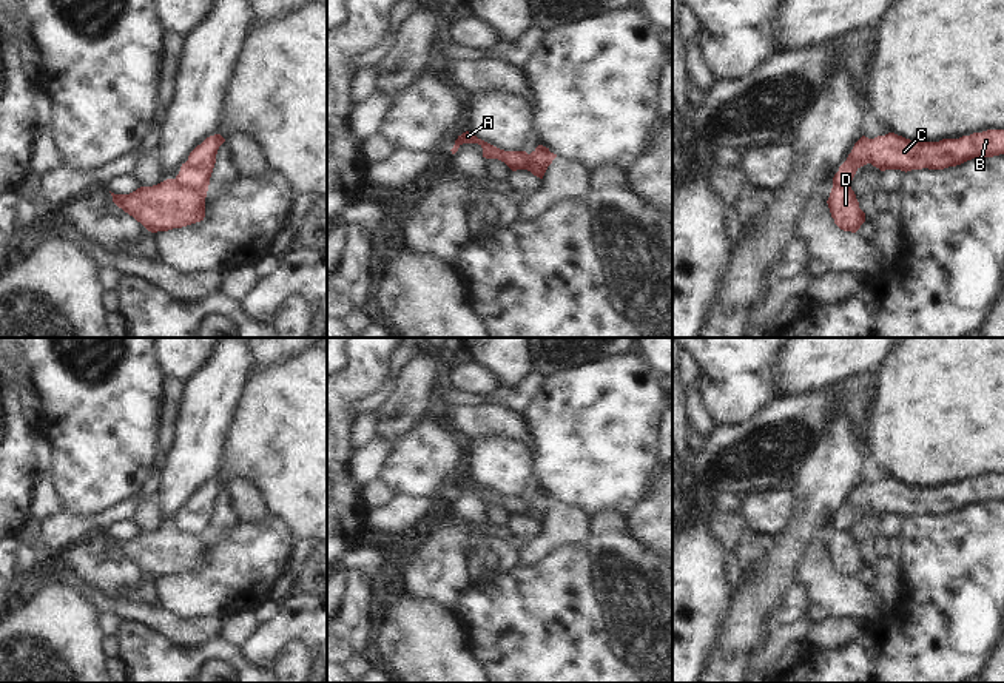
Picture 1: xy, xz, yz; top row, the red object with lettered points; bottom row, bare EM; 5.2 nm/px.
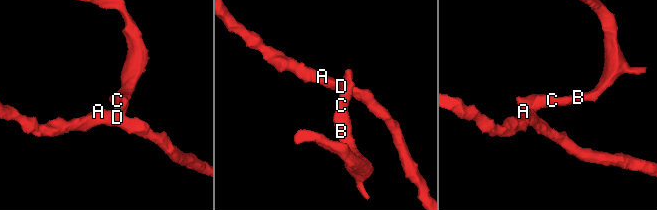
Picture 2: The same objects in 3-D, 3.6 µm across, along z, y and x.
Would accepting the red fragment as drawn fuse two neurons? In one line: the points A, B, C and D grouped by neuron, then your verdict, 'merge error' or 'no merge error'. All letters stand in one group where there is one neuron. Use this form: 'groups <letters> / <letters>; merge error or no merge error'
groups A D / B C; merge error

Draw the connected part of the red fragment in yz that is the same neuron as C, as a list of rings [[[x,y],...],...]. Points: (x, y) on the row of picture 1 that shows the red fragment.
[[[987,130],[939,142],[916,142],[895,133],[874,139],[862,136],[834,174],[833,185],[850,187],[856,171],[867,163],[881,171],[901,170],[907,173],[922,168],[944,170],[976,157],[999,154],[1004,154],[1004,130]]]

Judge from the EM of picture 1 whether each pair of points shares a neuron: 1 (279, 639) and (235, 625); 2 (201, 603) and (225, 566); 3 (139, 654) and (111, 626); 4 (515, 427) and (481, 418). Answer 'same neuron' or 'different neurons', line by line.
1: different neurons
2: same neuron
3: different neurons
4: same neuron

